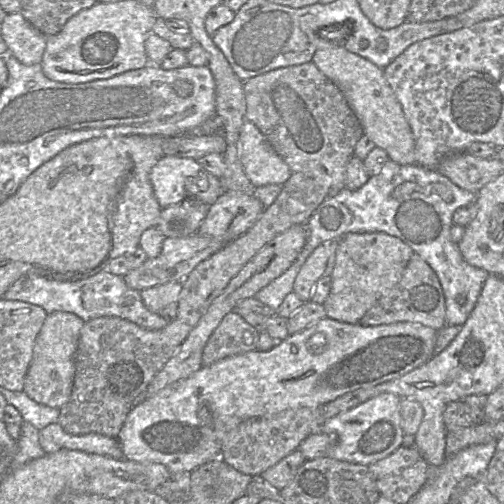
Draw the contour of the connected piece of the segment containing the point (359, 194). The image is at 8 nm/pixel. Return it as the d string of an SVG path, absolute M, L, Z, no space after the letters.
M388 160L381 173L372 176L359 189L350 190L343 188L337 194L327 197L305 223L307 230L306 243L293 264L279 277L262 288L255 298L261 303L276 311L282 304L285 296L294 291L294 281L309 255L319 245L330 244L336 255L337 244L340 238L348 233L373 233L383 232L399 238L410 246L436 273L445 297L445 318L448 326L462 326L473 310L481 289L487 277L487 271L468 264L462 257L458 243L452 242L450 231L453 224L453 213L461 208L471 205L476 198L476 193L464 190L455 185L450 179L419 165L400 165Z

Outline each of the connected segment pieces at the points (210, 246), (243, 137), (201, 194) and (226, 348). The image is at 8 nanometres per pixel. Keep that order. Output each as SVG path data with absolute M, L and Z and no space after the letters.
M198 231L185 237L165 238L161 252L154 258L147 258L139 267L123 276L128 287L143 290L170 281L182 281L199 263L211 257L224 247L223 241L202 236Z
M245 121L239 135L240 162L245 174L255 188L283 185L292 172L276 153L264 135L251 122Z
M163 156L149 173L154 195L163 207L179 203L186 198L211 206L223 194L221 180L205 170L197 160L190 157Z
M236 311L226 314L204 347L202 366L257 350L259 334Z

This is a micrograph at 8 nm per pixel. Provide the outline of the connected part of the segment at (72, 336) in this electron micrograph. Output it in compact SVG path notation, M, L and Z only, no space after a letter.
M55 311L46 316L37 335L23 391L37 403L61 409L70 399L76 372L76 352L84 321L74 313Z

